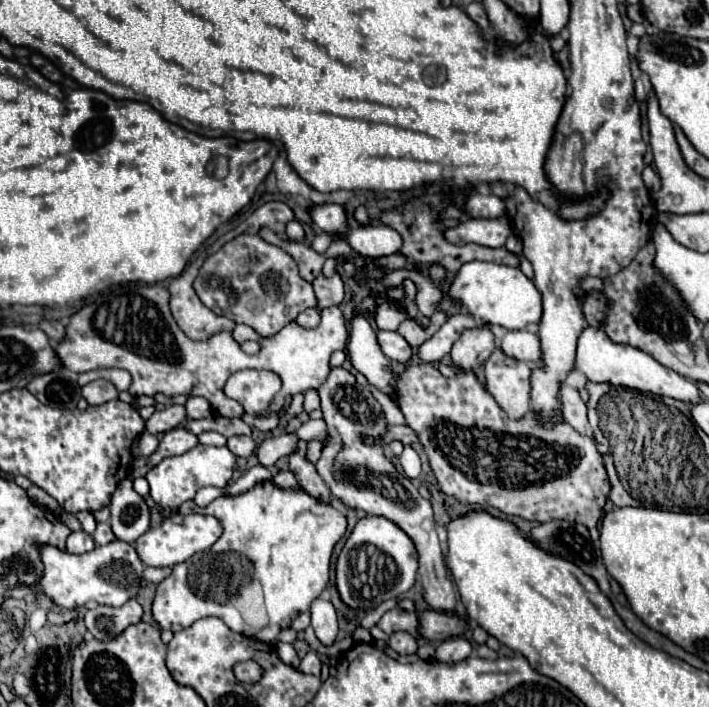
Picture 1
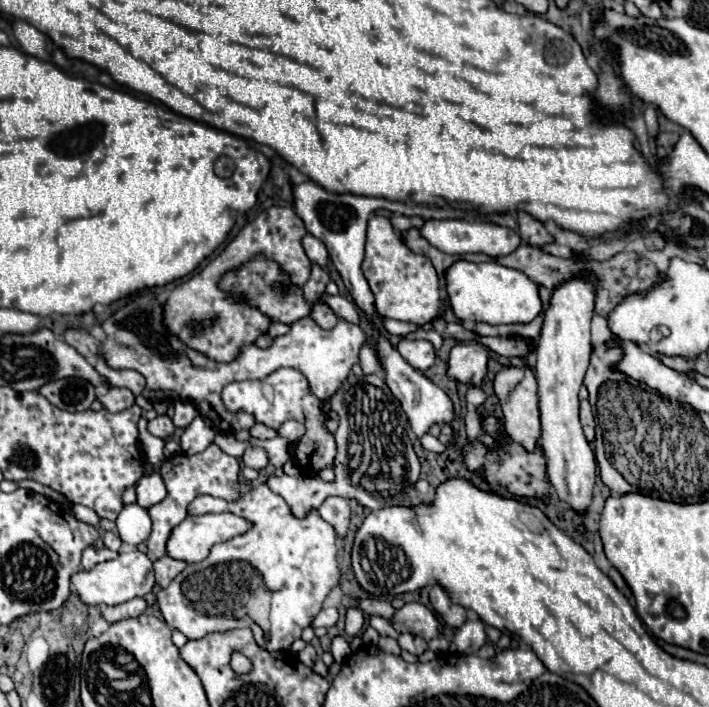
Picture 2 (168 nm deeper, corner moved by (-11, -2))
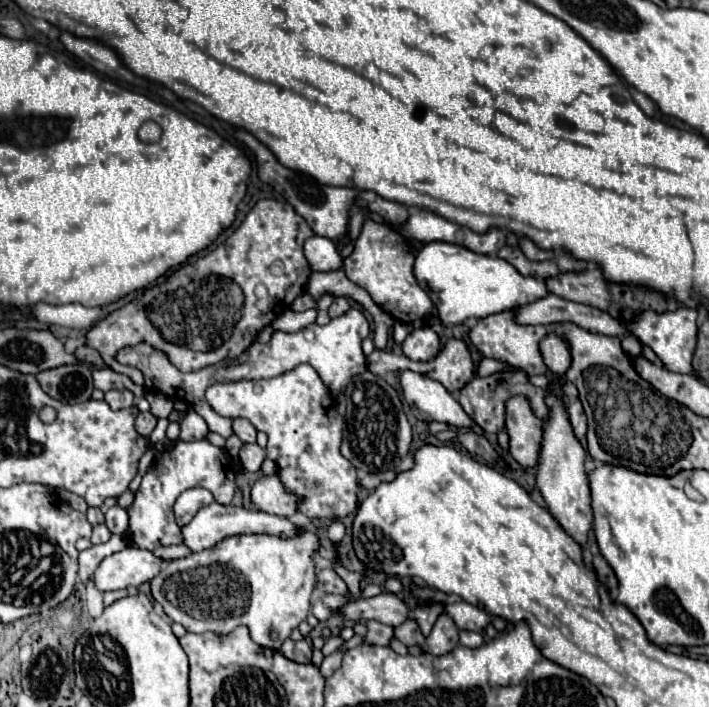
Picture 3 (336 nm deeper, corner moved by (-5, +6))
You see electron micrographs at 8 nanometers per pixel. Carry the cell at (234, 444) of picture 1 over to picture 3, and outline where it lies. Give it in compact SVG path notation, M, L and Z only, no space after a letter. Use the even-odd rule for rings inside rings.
M246 443L240 449L240 461L242 461L246 471L252 471L252 473L258 471L264 457L266 457L266 451L258 443Z

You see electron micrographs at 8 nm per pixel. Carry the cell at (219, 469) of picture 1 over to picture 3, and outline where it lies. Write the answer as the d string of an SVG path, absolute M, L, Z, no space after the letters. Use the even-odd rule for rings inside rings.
M208 439L200 441L176 441L172 447L162 451L160 459L148 469L148 473L142 479L140 489L136 491L134 503L128 507L130 511L130 537L132 541L146 551L154 551L162 545L174 545L182 543L180 527L174 519L174 501L178 495L190 487L204 487L212 491L214 499L218 503L230 503L234 497L234 471L230 467L230 461L226 459L226 451L220 447L214 447Z

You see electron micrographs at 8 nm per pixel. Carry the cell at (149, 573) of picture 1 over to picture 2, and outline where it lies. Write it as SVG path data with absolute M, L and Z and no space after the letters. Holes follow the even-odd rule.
M162 557L154 563L154 573L156 573L156 583L160 587L166 587L188 563L186 561L178 561L178 559L172 559L172 557Z

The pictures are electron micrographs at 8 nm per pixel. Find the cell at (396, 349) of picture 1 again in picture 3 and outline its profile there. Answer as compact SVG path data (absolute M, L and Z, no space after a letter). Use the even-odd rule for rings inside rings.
M422 327L412 331L404 343L402 353L412 361L430 361L440 349L440 339L430 327Z

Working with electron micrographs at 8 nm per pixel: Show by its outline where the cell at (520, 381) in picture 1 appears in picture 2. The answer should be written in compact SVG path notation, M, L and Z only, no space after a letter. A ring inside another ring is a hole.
M506 367L494 379L494 391L500 399L502 413L504 413L504 429L506 435L520 443L526 451L534 451L540 439L540 413L538 413L538 393L536 393L536 377L534 373L524 367Z

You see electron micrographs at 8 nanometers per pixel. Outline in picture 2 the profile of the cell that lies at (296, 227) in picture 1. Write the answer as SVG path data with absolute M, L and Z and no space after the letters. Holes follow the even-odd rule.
M310 233L304 237L302 243L304 243L304 251L306 251L308 259L310 259L312 263L320 265L322 269L326 269L326 267L328 267L328 251L326 251L324 243L322 243L320 239L312 237Z

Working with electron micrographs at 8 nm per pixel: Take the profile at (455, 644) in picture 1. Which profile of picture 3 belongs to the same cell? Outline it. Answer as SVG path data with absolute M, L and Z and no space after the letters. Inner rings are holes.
M466 601L446 605L446 613L454 619L454 623L460 631L478 631L480 633L490 623L490 615L486 615L486 611L474 607Z

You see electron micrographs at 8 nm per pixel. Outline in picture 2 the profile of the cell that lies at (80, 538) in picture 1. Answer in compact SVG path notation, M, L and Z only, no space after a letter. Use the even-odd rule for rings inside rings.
M88 547L86 551L84 551L84 555L82 555L82 565L84 565L84 569L92 569L92 567L96 567L98 563L104 563L104 561L108 561L108 559L114 559L116 557L116 553L114 551L110 551L110 549L96 549L96 547Z

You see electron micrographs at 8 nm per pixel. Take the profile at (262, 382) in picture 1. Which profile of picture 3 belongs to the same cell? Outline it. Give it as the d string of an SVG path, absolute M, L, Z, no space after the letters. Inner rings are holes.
M298 365L278 377L258 379L258 381L230 381L230 383L214 383L206 389L206 399L212 409L224 417L236 419L246 417L252 425L264 433L268 433L268 457L278 465L278 475L288 491L304 497L300 503L300 511L312 519L336 519L346 517L356 507L356 471L348 459L340 453L340 415L336 413L334 397L330 389L320 381L318 373L310 365Z

